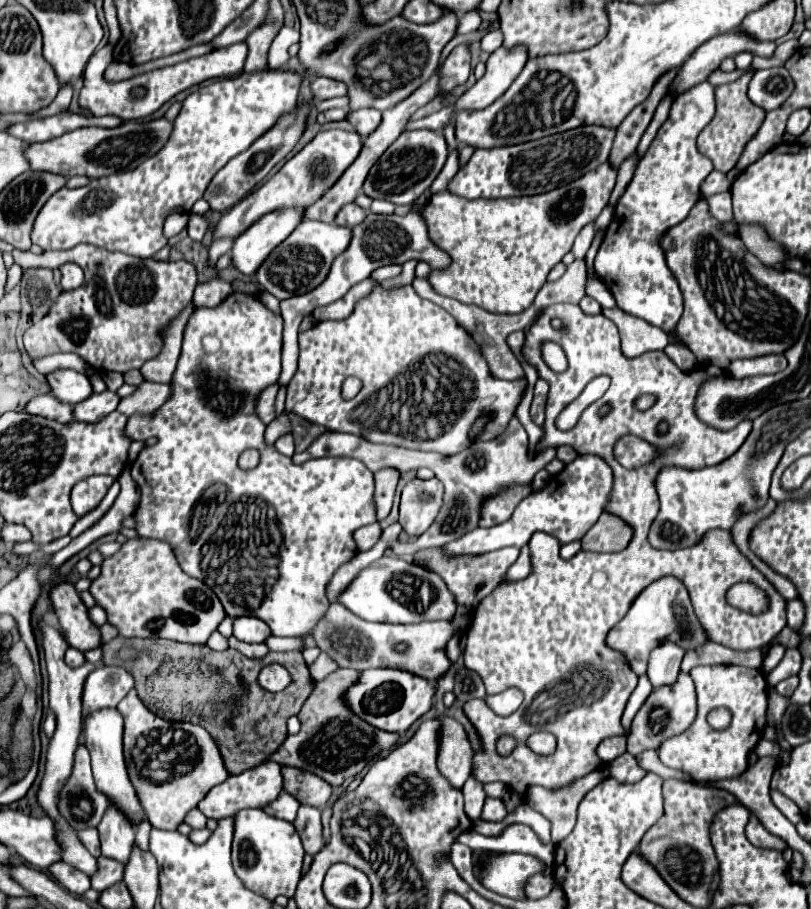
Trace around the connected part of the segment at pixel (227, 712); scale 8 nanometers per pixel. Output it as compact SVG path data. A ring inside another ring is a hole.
M114 638L112 642L102 646L104 650L104 664L120 664L126 668L134 680L136 680L136 692L144 706L152 710L156 716L164 720L178 720L178 722L192 722L210 732L210 736L216 740L220 754L224 758L224 764L230 774L240 774L252 766L258 766L270 758L270 754L284 742L288 736L286 732L286 718L292 714L298 714L306 698L312 694L312 676L308 672L308 666L300 652L270 652L268 664L278 662L282 664L290 676L292 684L284 688L278 694L266 692L258 684L258 672L264 668L262 660L250 660L244 654L228 648L226 652L214 652L208 646L194 646L194 644L182 644L174 640L138 640L138 638ZM122 648L136 650L136 656L132 660L120 660L118 652Z

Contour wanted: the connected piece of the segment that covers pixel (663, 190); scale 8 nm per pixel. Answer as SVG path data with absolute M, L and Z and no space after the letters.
M708 82L692 86L692 90L674 98L668 120L660 126L648 152L638 162L632 182L616 204L614 220L610 222L594 260L594 268L602 282L608 284L618 308L662 328L668 334L670 344L680 346L684 346L684 342L680 342L672 330L676 330L676 322L682 314L682 294L676 278L666 266L658 240L670 226L682 222L702 198L700 184L712 172L712 162L696 150L696 136L712 116L714 86Z

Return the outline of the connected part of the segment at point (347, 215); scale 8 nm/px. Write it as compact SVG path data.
M352 202L352 204L346 204L346 206L338 212L338 216L336 216L336 224L338 224L338 226L354 228L354 226L358 226L360 222L364 222L364 218L366 218L366 210Z

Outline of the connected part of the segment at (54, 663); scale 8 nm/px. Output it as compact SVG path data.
M42 622L42 638L44 638L46 666L48 666L48 674L50 674L50 710L56 714L58 726L56 726L56 732L54 732L54 736L50 740L50 746L48 746L46 772L44 772L44 780L40 784L40 790L38 790L38 802L40 802L40 806L46 810L46 814L50 818L58 818L56 798L58 798L58 792L60 792L64 780L72 772L74 750L76 750L78 734L80 734L80 718L82 718L80 694L82 694L82 686L84 686L84 678L88 678L88 675L96 666L88 661L76 669L66 666L64 652L68 650L68 642L52 626L48 626L46 622Z

